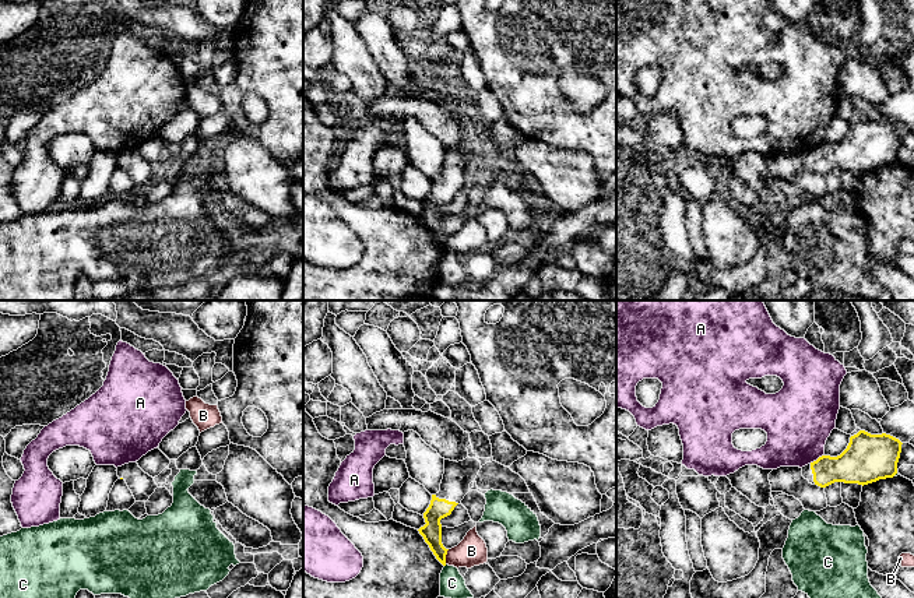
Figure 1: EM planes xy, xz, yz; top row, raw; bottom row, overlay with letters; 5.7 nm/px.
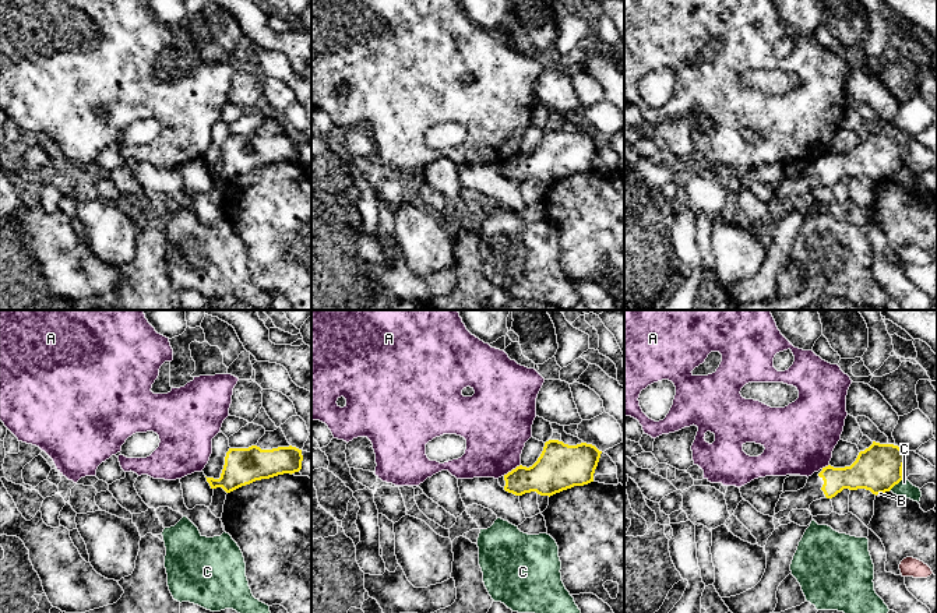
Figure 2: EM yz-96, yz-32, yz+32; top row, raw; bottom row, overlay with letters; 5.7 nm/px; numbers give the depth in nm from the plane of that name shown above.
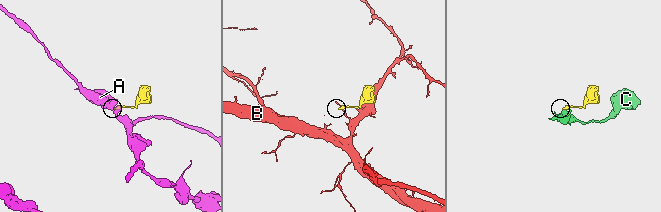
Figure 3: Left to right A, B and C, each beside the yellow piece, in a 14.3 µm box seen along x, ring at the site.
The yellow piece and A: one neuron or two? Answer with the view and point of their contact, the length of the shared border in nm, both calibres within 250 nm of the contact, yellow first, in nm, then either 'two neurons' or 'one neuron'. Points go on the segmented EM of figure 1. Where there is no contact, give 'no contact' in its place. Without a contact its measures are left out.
yz (818, 458) | 100 nm | 240/380 nm | two neurons

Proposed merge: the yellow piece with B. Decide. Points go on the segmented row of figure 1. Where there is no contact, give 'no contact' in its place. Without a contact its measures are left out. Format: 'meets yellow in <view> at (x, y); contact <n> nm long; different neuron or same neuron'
meets yellow in xz at (445, 556); contact 90 nm long; different neuron

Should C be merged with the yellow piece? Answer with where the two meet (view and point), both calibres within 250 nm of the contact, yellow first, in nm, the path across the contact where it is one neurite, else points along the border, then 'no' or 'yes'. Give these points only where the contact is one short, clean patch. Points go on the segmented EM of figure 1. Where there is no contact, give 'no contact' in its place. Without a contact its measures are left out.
contact yz (895, 474); calibres 280 and 20 nm; border yz (896, 472), (893, 475); no

